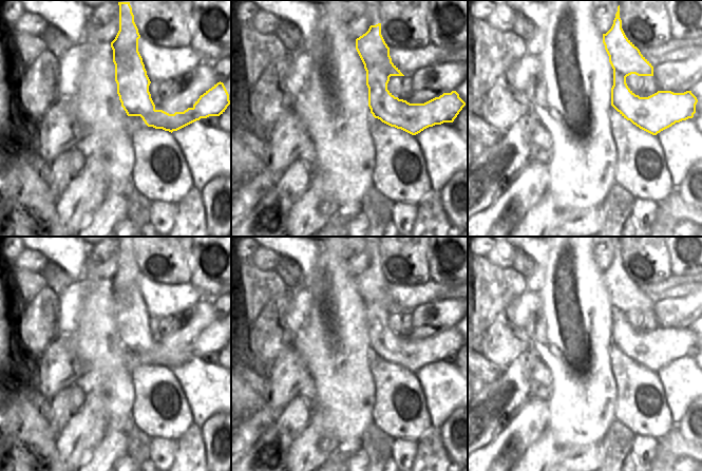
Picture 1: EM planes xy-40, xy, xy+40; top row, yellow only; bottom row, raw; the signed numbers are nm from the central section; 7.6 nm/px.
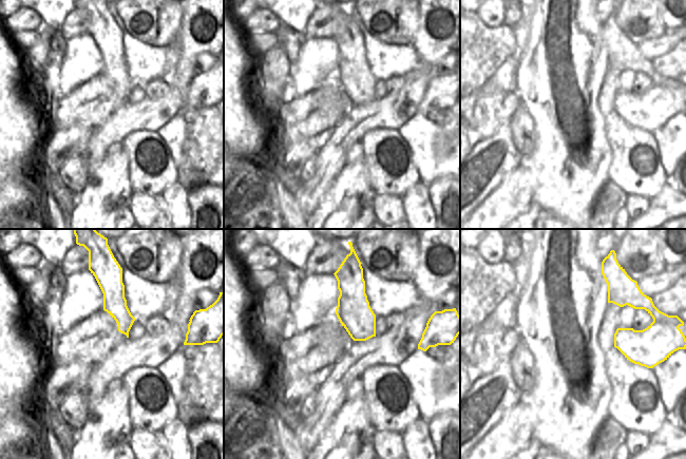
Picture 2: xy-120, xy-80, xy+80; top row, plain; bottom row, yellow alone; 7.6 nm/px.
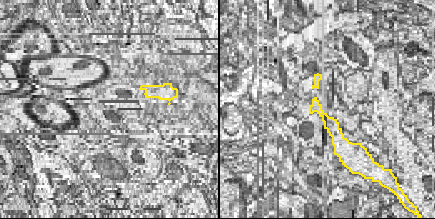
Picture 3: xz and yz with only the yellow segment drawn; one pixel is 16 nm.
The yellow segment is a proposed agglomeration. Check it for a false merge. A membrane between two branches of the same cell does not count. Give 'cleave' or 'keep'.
cleave

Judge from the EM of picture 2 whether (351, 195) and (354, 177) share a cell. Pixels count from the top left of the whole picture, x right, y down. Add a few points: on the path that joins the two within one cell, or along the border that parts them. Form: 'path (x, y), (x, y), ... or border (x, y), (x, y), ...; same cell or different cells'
path (351, 191), (351, 182); same cell

